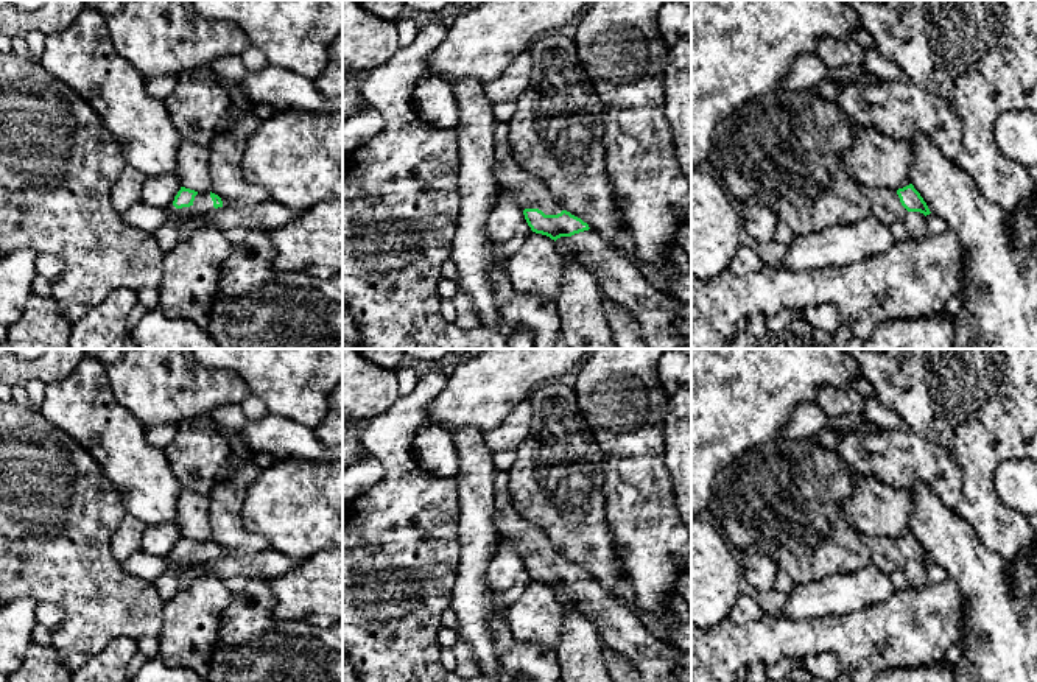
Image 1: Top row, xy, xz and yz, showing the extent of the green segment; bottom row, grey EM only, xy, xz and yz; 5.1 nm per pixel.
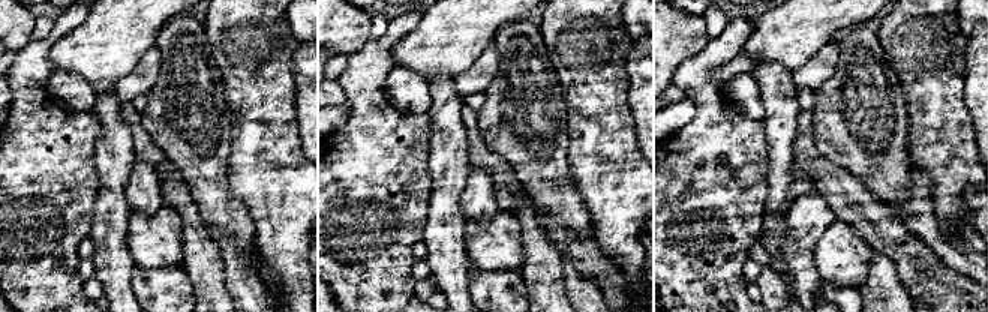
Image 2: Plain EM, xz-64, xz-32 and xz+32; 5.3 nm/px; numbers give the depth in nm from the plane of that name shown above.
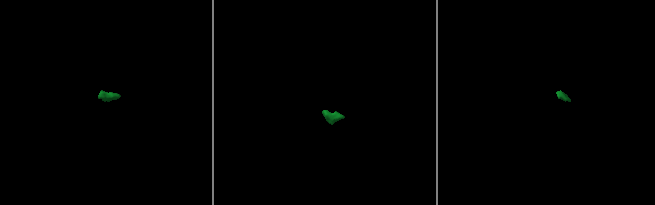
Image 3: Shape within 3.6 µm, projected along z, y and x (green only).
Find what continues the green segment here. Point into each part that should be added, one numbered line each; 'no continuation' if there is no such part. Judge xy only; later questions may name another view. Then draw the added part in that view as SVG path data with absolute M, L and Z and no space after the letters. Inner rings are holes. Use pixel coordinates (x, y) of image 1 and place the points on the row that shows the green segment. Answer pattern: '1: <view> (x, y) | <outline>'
1: xy (203, 203) | M198 193L190 207L176 209L171 204L163 212L165 212L165 218L192 218L192 216L206 215L206 213L212 212L213 209L215 207L213 207L213 201L210 198L210 193Z

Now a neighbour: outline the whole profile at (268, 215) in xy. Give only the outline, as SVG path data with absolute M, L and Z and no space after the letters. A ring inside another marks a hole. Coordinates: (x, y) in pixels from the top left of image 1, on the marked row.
M265 198L260 204L248 209L218 207L206 215L206 226L212 226L220 230L234 227L272 230L296 218L288 207L272 198Z

